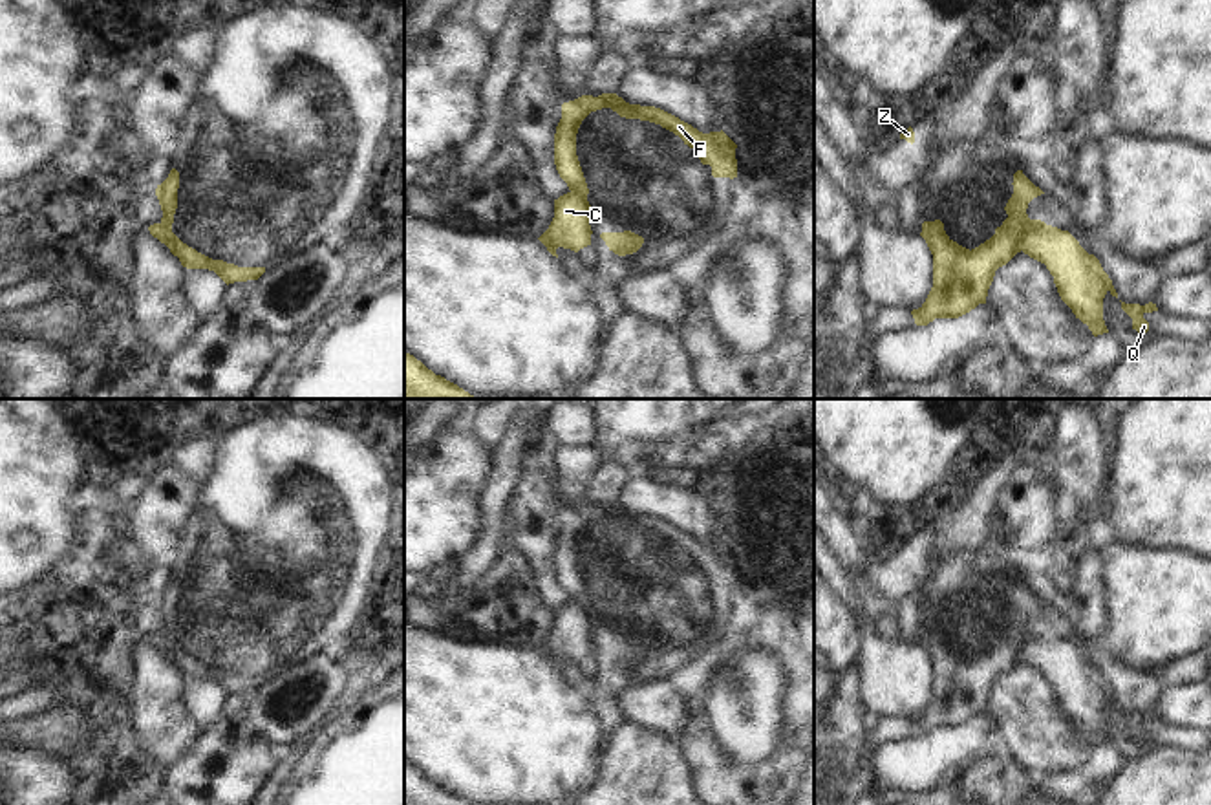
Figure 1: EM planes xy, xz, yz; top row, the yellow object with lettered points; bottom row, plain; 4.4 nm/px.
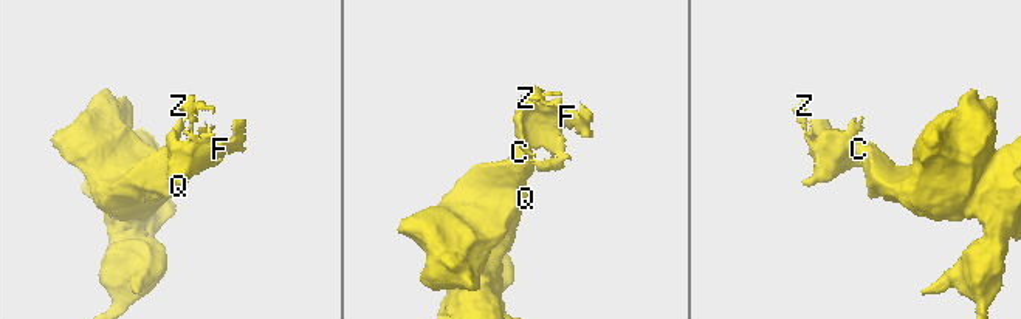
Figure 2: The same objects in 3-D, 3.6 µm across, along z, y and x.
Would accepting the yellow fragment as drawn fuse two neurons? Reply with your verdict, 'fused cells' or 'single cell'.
fused cells

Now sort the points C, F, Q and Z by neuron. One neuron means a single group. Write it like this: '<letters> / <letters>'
C Q / F Z

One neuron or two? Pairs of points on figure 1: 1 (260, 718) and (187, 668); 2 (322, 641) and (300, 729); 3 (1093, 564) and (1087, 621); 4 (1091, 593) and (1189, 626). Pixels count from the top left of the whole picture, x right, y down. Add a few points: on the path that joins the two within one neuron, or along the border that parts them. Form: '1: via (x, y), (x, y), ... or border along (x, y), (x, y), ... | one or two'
1: via (260, 694), (251, 683), (229, 683), (211, 674) | one
2: via (322, 663), (322, 681), (326, 686), (313, 707) | one
3: via (1089, 579), (1089, 606) | one
4: border along (1103, 557), (1107, 630), (1100, 641) | two

